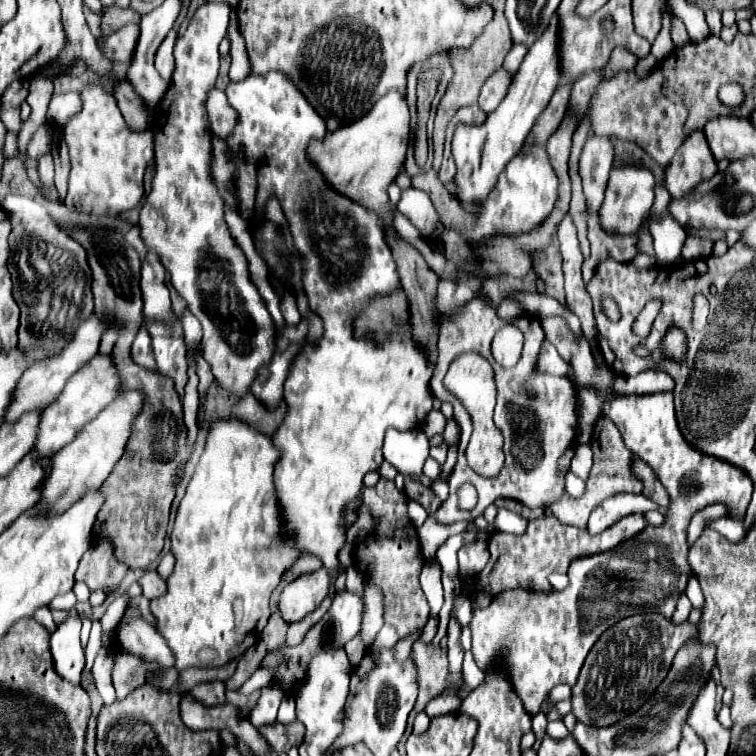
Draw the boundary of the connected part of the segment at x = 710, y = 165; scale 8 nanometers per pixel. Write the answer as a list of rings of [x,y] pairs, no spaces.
[[[702,130],[690,132],[666,166],[666,188],[672,198],[684,198],[698,182],[712,178],[718,172],[718,162],[710,152]]]

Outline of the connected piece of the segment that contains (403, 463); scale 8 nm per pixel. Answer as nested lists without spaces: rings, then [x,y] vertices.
[[[388,430],[384,440],[384,460],[388,460],[404,476],[422,476],[428,448],[430,444],[424,430]]]

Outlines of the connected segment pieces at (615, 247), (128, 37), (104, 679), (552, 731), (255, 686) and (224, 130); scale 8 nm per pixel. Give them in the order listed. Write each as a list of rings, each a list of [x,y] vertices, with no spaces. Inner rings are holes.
[[[588,222],[588,240],[590,240],[590,246],[592,246],[592,260],[590,260],[592,268],[596,266],[598,260],[604,260],[604,258],[628,262],[638,252],[636,236],[608,234],[600,228],[598,222]]]
[[[126,24],[114,34],[102,38],[102,48],[118,48],[118,62],[128,62],[132,58],[138,40],[138,24]]]
[[[104,644],[94,660],[92,674],[96,680],[96,688],[106,704],[112,704],[116,700],[114,686],[112,686],[112,668],[116,662],[116,646],[114,644]]]
[[[556,720],[556,722],[548,722],[548,736],[550,738],[566,738],[566,734],[570,734],[568,730],[566,730],[566,726],[564,726],[564,722],[562,720]]]
[[[261,668],[256,671],[247,681],[238,688],[240,694],[251,694],[256,690],[260,690],[273,680],[273,672],[270,668]]]
[[[210,90],[208,92],[208,102],[206,102],[210,122],[212,122],[212,132],[226,140],[226,134],[230,134],[230,128],[234,128],[234,122],[238,122],[238,114],[234,114],[234,108],[226,102],[226,94],[222,90]]]

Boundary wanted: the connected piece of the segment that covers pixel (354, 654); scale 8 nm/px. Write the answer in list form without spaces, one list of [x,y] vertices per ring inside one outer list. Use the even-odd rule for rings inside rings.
[[[360,634],[354,636],[350,642],[346,642],[346,654],[348,654],[348,660],[352,662],[352,666],[358,666],[358,660],[364,658],[364,646],[362,646],[362,640],[360,640]]]

